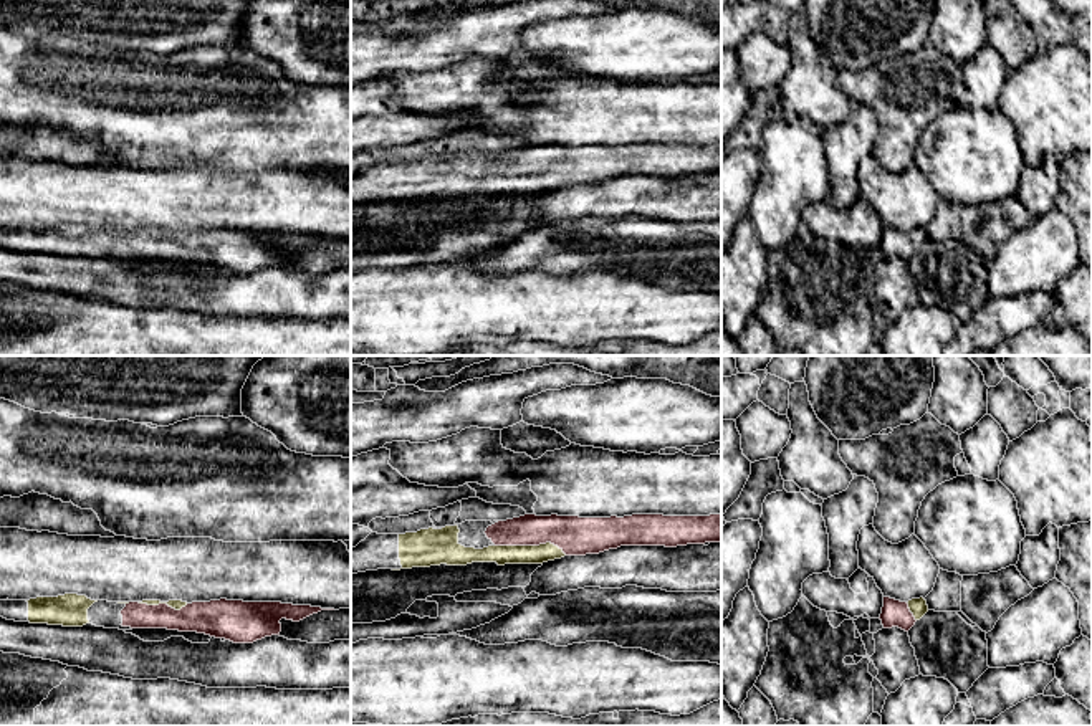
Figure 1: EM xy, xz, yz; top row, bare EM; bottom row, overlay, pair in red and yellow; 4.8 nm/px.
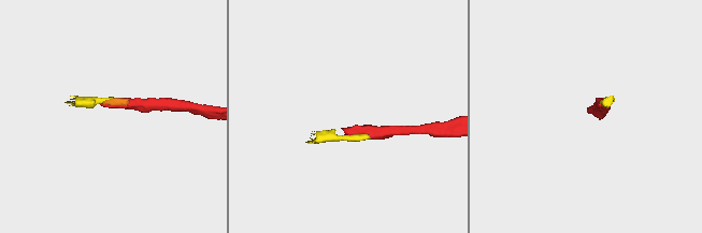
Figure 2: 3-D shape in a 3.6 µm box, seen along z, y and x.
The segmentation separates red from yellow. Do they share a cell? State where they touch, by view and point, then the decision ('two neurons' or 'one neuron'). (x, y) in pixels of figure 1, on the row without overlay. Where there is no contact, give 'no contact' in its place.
xz (531, 174) | one neuron

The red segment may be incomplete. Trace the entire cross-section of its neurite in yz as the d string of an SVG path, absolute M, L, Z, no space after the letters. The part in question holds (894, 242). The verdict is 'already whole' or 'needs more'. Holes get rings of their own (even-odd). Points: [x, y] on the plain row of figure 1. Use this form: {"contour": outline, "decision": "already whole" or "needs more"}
{"contour": "M884 227L884 236L879 248L882 250L884 258L898 256L908 261L927 241L928 235L923 227L908 232Z", "decision": "needs more"}

